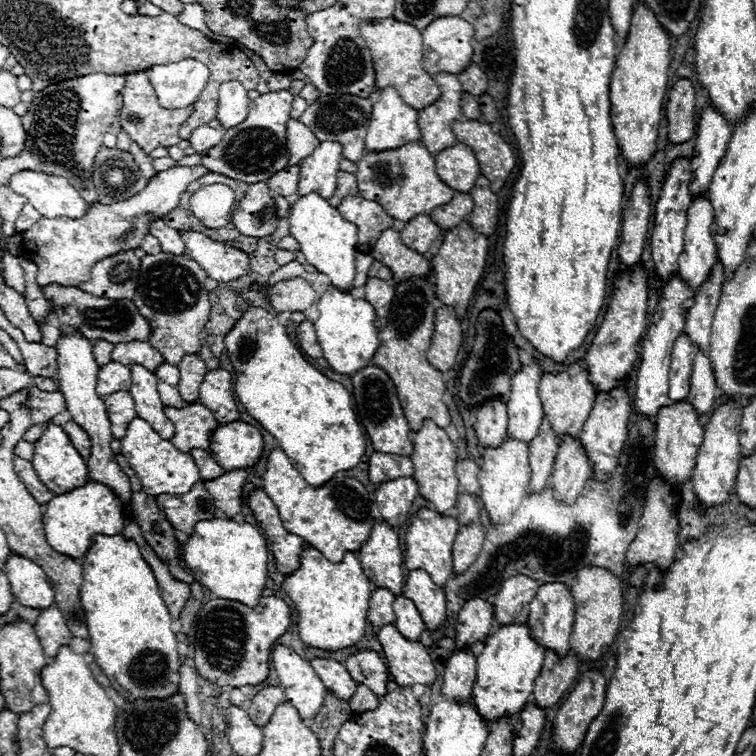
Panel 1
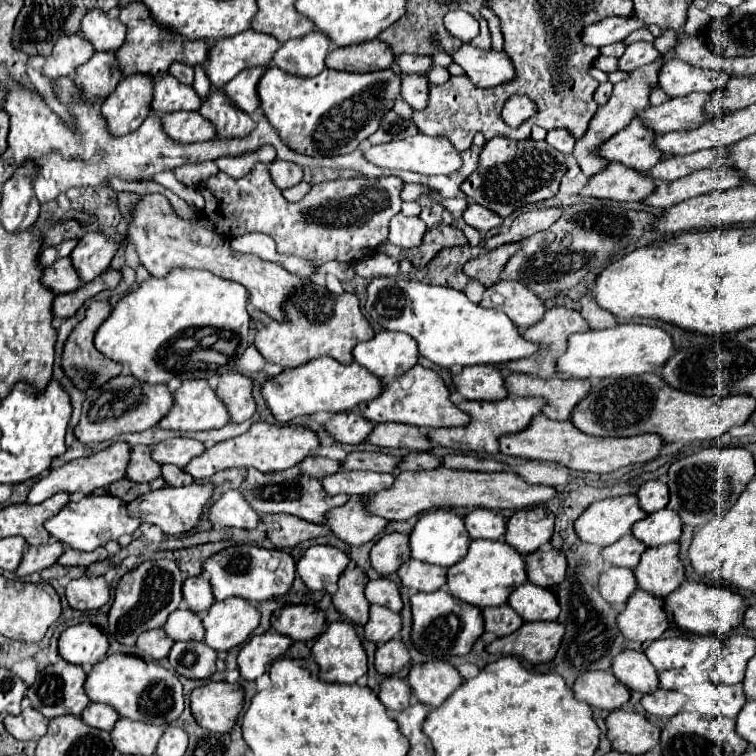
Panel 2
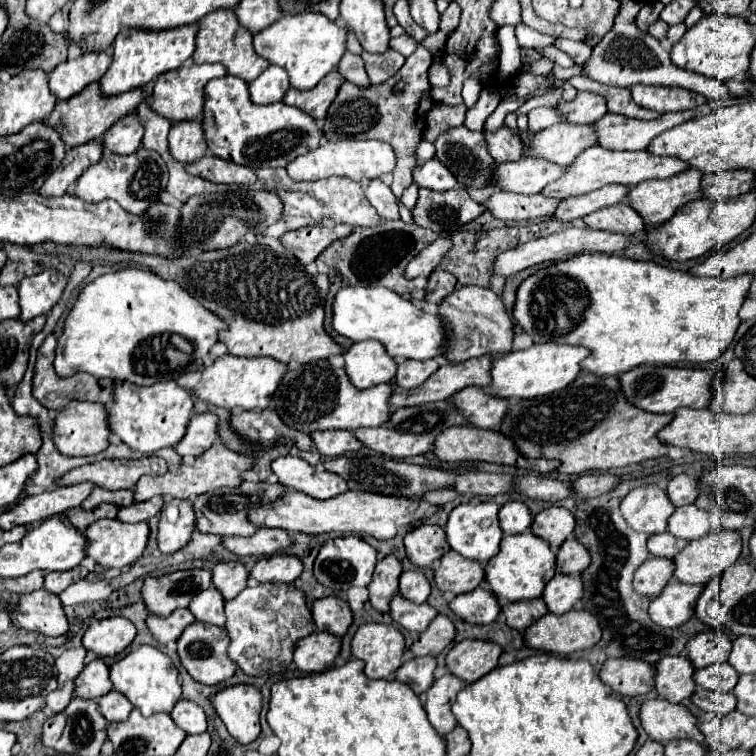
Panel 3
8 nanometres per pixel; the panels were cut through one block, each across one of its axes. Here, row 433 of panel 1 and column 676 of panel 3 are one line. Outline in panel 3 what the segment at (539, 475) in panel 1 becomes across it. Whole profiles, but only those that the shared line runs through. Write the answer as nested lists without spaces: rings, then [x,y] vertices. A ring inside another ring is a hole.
[[[670,532],[654,534],[648,538],[648,552],[652,556],[662,556],[662,558],[674,558],[688,542],[674,538]]]

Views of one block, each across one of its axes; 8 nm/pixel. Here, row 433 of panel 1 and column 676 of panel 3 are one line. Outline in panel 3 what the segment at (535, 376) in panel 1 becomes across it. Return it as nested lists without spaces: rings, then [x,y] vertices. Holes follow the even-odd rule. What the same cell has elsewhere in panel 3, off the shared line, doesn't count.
[[[695,504],[680,506],[668,518],[668,532],[674,534],[676,538],[696,540],[710,532],[708,512],[696,508]]]

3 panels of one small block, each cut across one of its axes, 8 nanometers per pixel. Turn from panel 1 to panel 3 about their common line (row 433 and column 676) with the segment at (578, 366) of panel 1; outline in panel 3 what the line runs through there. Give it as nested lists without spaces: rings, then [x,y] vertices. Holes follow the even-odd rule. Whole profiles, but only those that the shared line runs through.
[[[734,530],[710,532],[676,554],[674,578],[684,584],[706,584],[736,562],[742,550],[740,534]]]

